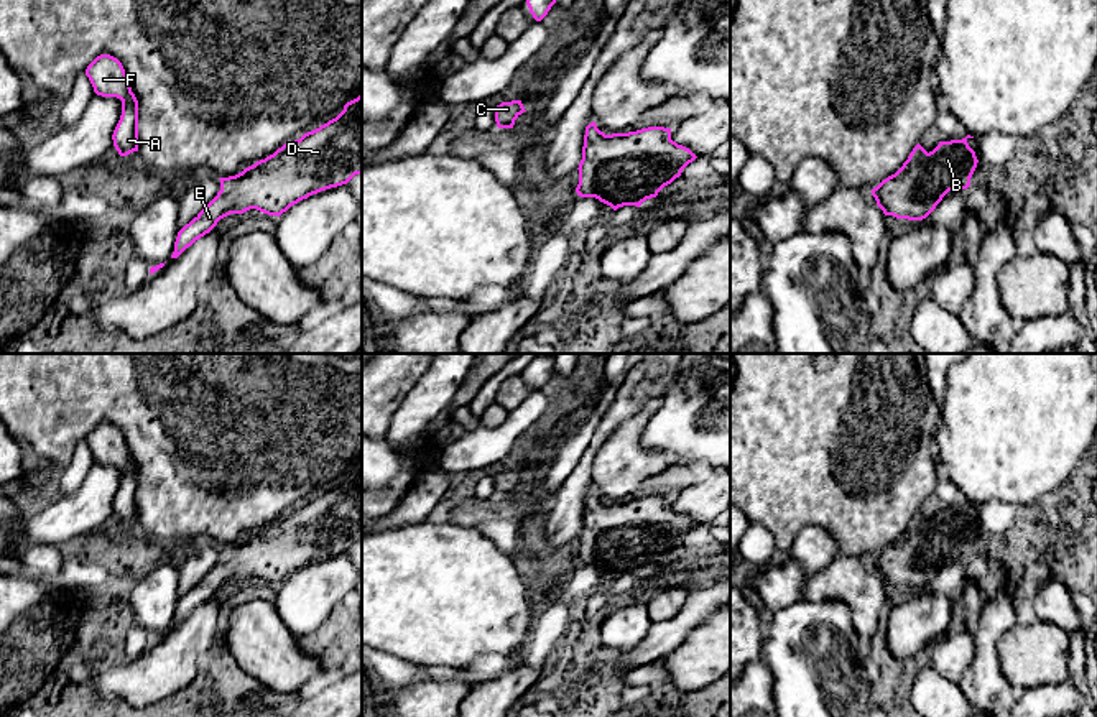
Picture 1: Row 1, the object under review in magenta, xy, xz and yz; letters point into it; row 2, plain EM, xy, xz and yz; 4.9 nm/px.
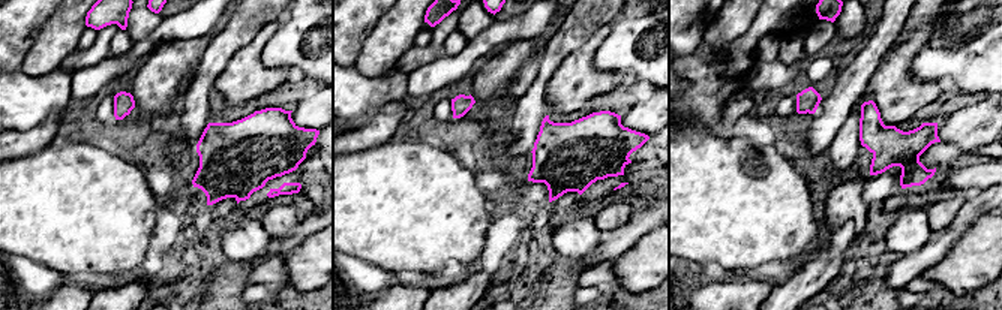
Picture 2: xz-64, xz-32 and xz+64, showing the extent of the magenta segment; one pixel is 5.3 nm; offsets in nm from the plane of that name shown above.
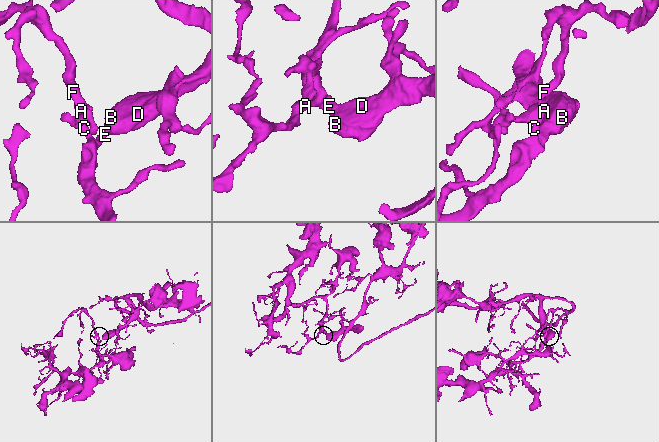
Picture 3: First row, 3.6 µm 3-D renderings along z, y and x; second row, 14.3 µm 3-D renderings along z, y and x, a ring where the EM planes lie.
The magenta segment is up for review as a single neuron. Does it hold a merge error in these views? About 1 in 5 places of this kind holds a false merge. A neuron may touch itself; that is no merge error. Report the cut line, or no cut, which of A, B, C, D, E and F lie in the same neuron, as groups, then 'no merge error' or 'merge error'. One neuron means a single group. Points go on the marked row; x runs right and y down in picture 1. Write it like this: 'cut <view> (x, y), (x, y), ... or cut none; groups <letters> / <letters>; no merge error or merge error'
cut none; groups A B C D E F; no merge error

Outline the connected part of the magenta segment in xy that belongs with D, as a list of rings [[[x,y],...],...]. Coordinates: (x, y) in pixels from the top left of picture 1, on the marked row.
[[[362,94],[319,128],[235,176],[219,178],[220,191],[178,232],[171,258],[230,214],[257,209],[280,217],[299,201],[347,184],[355,174],[362,174]]]

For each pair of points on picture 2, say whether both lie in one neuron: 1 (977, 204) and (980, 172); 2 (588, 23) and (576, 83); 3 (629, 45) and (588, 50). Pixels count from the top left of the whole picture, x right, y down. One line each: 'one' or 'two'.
1: two
2: two
3: two

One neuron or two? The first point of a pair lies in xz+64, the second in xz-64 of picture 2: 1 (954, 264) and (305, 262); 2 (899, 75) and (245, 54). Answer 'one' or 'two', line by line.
1: one
2: one

